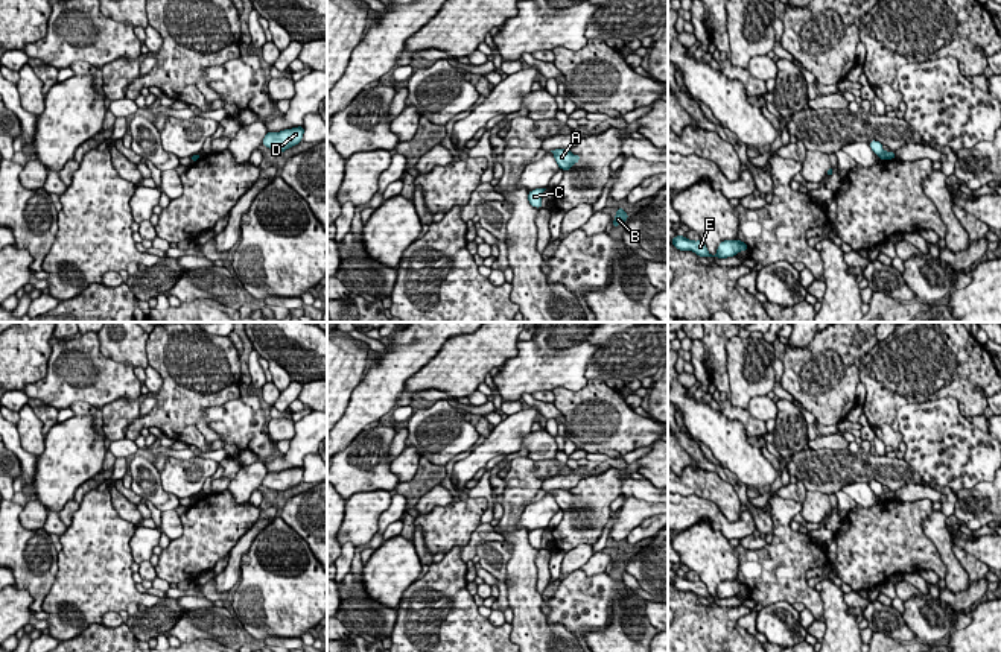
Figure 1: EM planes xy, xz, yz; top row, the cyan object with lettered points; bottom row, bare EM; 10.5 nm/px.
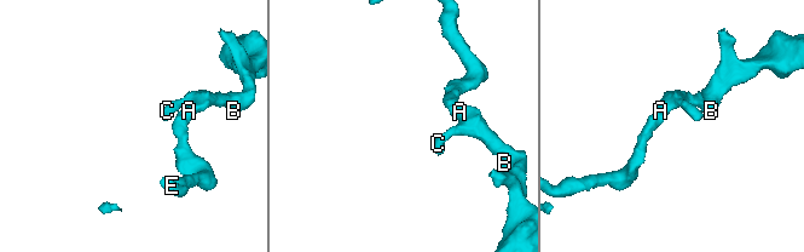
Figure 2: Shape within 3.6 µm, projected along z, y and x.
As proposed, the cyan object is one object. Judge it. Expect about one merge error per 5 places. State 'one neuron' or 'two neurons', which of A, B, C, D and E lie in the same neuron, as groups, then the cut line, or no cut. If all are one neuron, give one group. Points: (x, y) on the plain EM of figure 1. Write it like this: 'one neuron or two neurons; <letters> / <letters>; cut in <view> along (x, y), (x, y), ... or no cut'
one neuron; A B C D E; no cut

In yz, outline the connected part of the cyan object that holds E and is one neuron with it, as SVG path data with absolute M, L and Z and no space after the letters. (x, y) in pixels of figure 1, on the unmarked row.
M675 576L671 584L674 585L674 588L677 588L678 591L692 591L700 597L718 597L718 599L727 599L727 597L733 597L741 591L748 591L747 584L741 582L741 581L724 581L718 585L717 594L712 596L707 591L707 587L701 582L701 581L689 581L685 576Z

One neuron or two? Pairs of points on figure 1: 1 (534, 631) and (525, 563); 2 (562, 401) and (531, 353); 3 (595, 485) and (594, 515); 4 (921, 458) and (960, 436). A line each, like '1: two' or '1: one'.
1: one
2: two
3: one
4: one

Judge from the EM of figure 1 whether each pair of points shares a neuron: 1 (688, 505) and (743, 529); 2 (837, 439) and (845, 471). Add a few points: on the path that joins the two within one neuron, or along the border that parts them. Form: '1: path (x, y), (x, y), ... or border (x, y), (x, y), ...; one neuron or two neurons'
1: path (702, 509), (709, 511), (729, 529); one neuron
2: border (846, 449), (835, 452); two neurons

